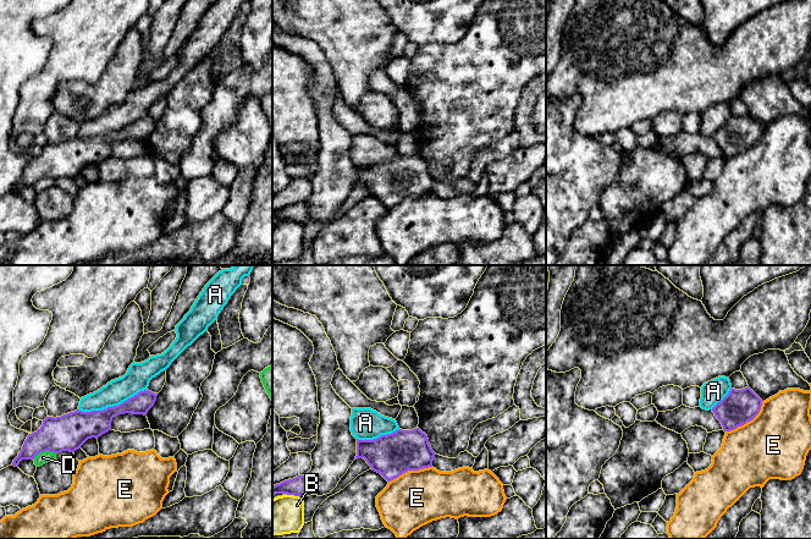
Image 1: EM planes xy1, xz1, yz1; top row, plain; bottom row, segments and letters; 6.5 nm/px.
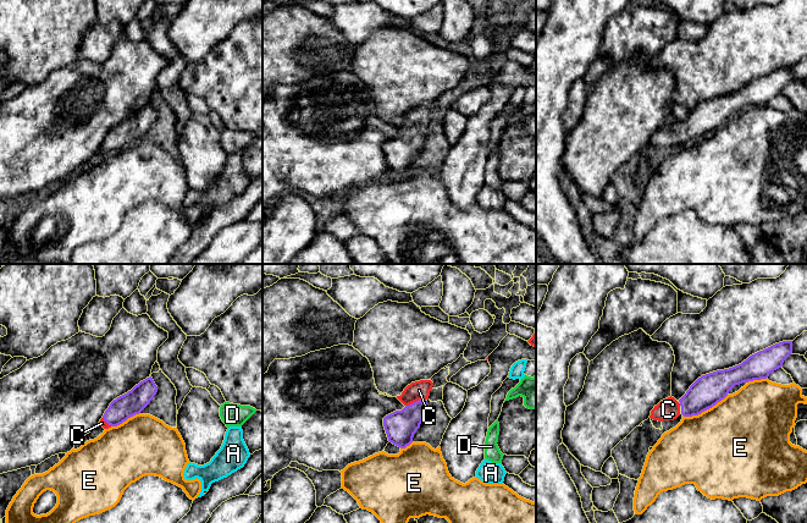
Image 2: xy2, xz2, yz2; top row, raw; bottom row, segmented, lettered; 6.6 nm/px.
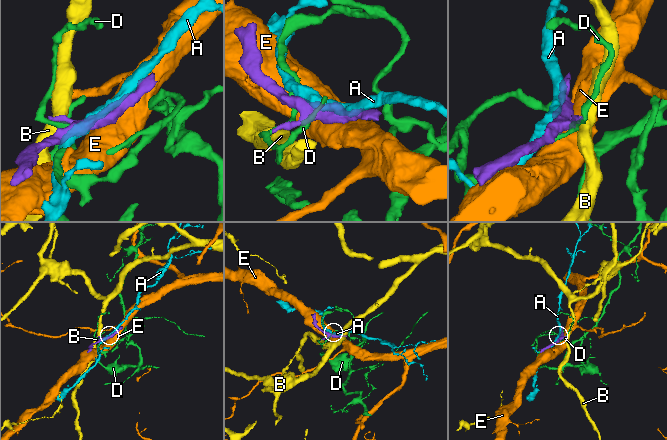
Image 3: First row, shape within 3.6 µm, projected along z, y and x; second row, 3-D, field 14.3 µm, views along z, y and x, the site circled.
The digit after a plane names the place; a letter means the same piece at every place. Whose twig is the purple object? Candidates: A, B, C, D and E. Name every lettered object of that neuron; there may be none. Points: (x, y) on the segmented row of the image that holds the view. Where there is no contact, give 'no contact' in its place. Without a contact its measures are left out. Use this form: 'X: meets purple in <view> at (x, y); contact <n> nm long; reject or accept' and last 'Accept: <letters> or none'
A: meets purple in xy1 at (111, 407); contact 460 nm long; reject
B: meets purple in xz1 at (294, 495); contact 110 nm long; reject
C: meets purple in xz2 at (416, 401); contact 140 nm long; accept
D: meets purple in xy1 at (44, 451); contact 170 nm long; reject
E: meets purple in yz1 at (746, 422); contact 320 nm long; reject
Accept: C

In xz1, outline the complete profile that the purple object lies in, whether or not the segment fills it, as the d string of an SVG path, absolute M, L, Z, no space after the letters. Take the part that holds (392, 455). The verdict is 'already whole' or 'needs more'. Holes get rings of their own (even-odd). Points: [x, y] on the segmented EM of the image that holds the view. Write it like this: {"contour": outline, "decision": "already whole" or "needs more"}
{"contour": "M419 428L398 429L374 440L357 439L357 456L364 458L373 471L391 482L408 471L432 467L435 457L427 435Z", "decision": "already whole"}

